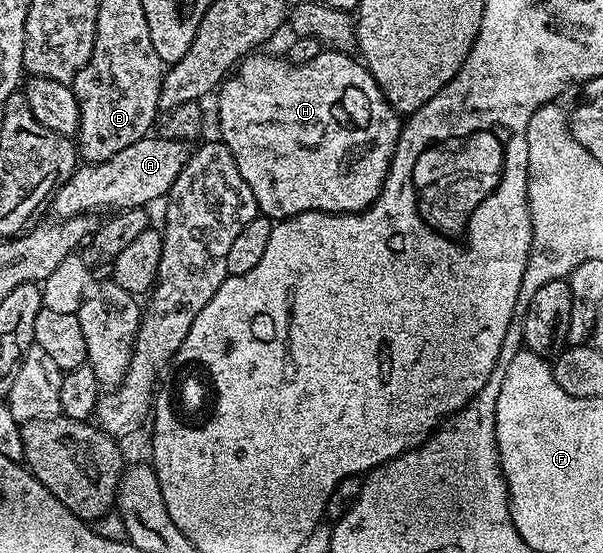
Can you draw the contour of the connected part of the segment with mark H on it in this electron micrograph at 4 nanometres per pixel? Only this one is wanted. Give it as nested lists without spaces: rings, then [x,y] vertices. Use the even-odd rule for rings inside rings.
[[[254,51],[242,58],[236,68],[222,82],[217,90],[218,97],[218,129],[223,145],[232,151],[232,159],[236,159],[236,167],[240,167],[240,175],[244,175],[244,183],[252,187],[252,195],[258,204],[261,216],[283,221],[285,217],[295,217],[298,213],[361,213],[380,195],[382,185],[390,173],[390,160],[394,157],[398,137],[402,133],[403,122],[400,114],[390,106],[388,99],[382,94],[382,88],[370,74],[361,60],[353,61],[346,51],[323,51],[303,65],[284,63],[281,56],[269,57],[266,51]]]

